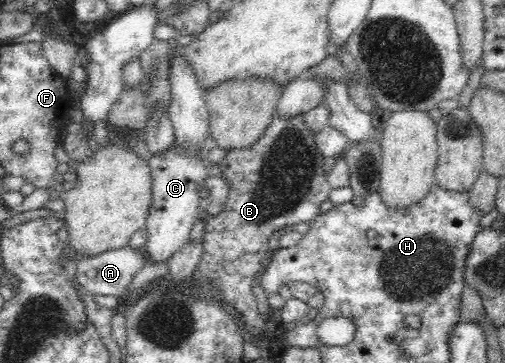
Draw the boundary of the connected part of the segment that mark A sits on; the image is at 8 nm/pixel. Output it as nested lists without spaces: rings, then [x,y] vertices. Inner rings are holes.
[[[128,243],[123,248],[80,258],[75,278],[82,288],[95,295],[119,298],[128,293],[133,276],[149,264],[145,250],[132,248]]]

